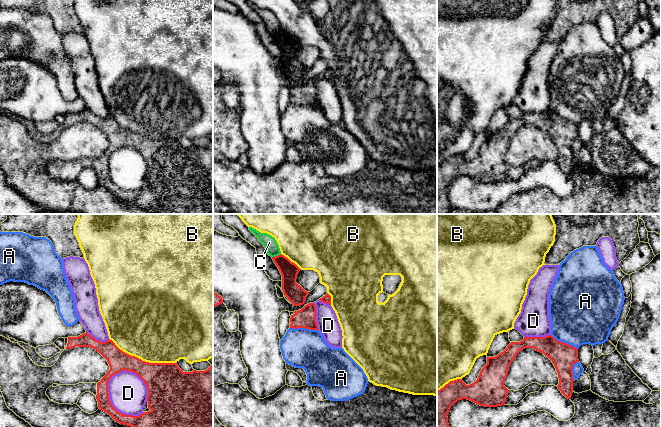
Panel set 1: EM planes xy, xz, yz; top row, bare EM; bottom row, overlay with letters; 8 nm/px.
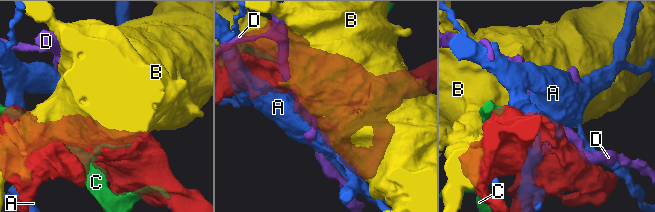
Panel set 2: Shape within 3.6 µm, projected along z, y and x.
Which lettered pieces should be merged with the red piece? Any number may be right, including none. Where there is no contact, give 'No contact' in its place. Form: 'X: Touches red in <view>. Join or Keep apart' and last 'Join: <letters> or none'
A: Touches red in xz. Keep apart
B: Touches red in xy. Keep apart
C: Touches red in xz. Keep apart
D: Touches red in xy. Keep apart
Join: none

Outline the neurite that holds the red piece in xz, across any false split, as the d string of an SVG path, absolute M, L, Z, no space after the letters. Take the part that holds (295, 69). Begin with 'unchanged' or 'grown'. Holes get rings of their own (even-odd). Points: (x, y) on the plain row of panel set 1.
unchanged | M282 30L272 33L272 35L282 51L284 71L294 82L303 81L309 68L296 59L297 51L301 45Z

